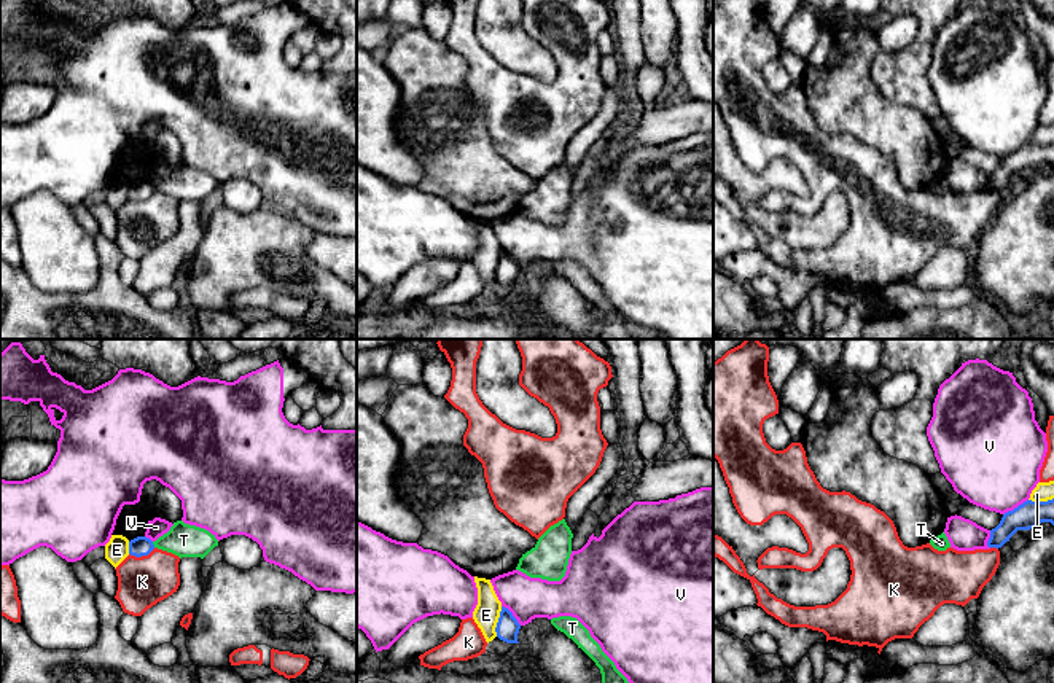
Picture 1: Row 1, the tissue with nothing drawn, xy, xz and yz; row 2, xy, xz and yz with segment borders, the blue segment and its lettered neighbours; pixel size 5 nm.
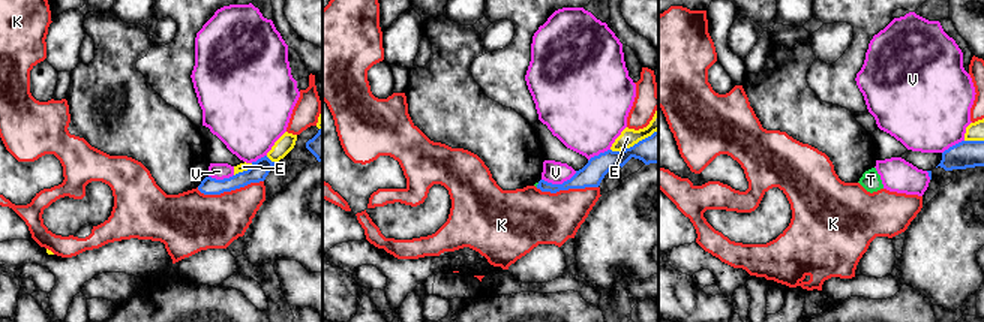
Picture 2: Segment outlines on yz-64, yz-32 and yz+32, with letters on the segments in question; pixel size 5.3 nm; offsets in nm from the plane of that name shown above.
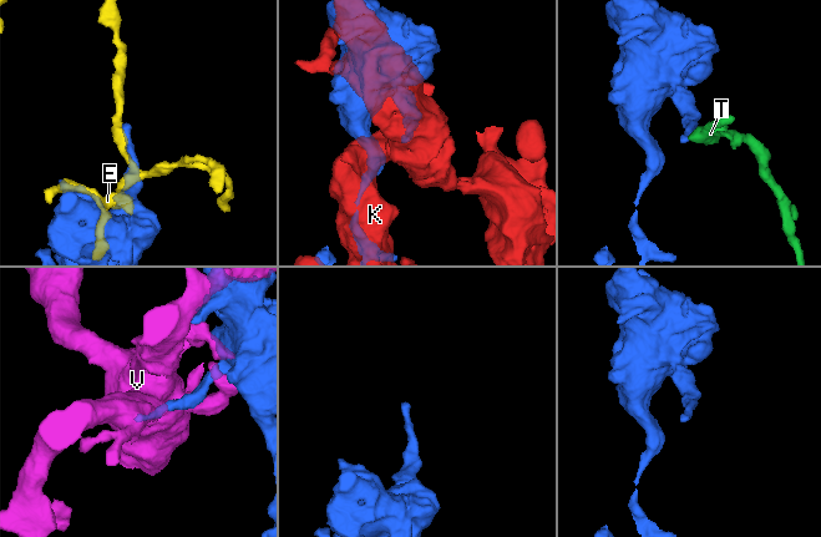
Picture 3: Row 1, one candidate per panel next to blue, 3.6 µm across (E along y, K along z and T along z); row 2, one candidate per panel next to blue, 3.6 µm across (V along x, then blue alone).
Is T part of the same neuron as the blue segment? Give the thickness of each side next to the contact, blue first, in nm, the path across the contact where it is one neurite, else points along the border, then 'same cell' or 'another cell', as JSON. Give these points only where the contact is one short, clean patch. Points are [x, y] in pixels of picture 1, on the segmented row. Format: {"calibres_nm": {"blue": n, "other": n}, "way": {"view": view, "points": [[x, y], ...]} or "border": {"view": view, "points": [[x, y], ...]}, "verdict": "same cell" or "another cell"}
{"calibres_nm": {"blue": 100, "other": 170}, "border": {"view": "xy", "points": [[152, 542], [155, 546]]}, "verdict": "another cell"}

